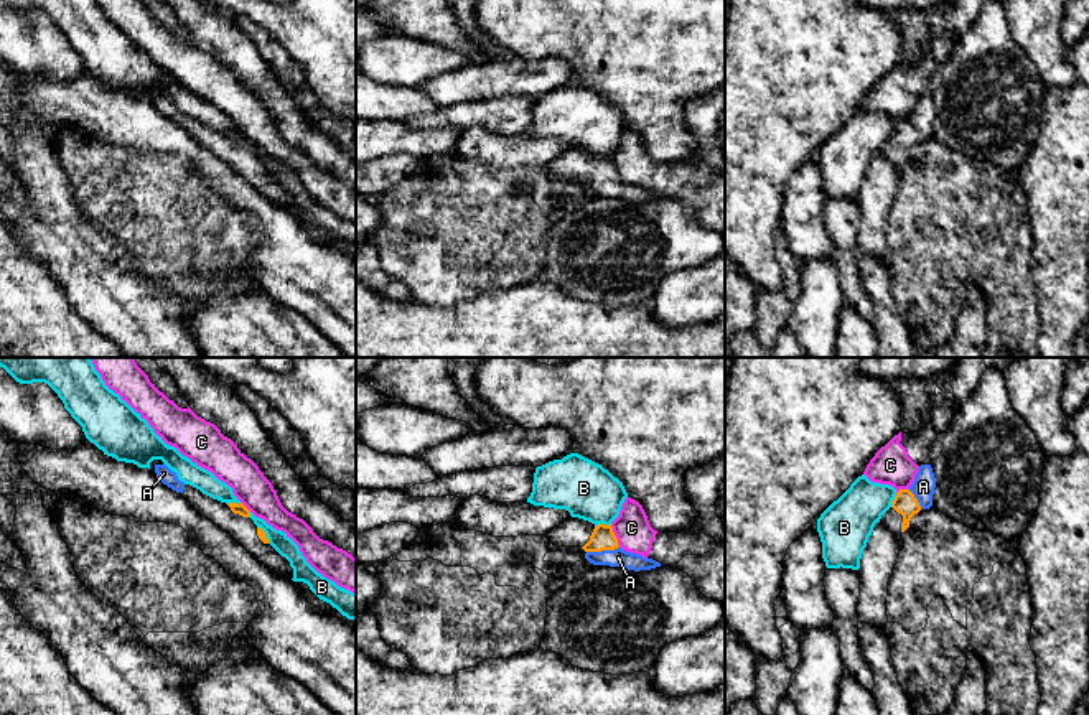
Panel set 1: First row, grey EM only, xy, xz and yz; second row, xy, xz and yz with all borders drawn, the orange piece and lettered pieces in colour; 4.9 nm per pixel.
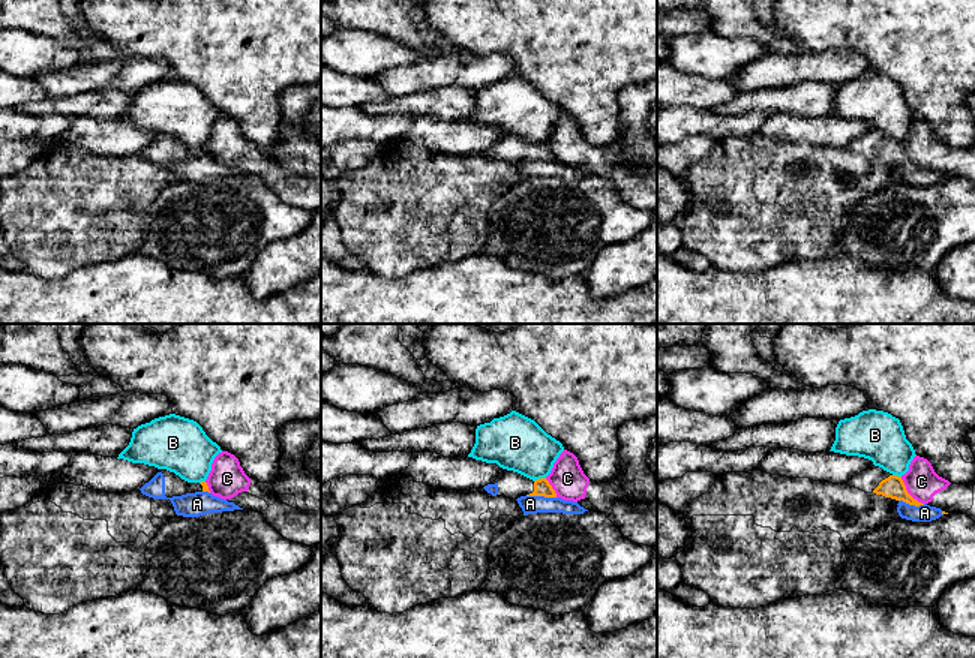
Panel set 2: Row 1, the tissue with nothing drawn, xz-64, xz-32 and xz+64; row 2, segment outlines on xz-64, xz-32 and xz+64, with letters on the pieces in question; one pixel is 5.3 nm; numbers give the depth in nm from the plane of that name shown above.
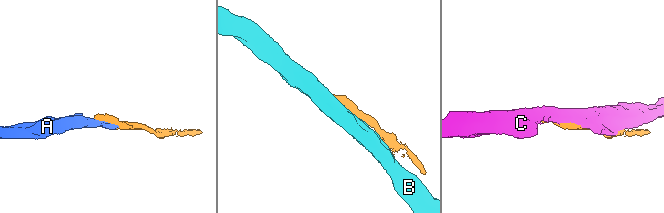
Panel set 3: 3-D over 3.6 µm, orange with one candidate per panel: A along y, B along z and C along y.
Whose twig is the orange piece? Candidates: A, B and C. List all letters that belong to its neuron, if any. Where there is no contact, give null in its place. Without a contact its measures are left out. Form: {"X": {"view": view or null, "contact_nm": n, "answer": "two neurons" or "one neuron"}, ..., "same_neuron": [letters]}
{"A": {"view": "xz", "contact_nm": 160, "answer": "one neuron"}, "B": {"view": "xz", "contact_nm": 80, "answer": "two neurons"}, "C": {"view": "xz", "contact_nm": 120, "answer": "two neurons"}, "same_neuron": ["A"]}

